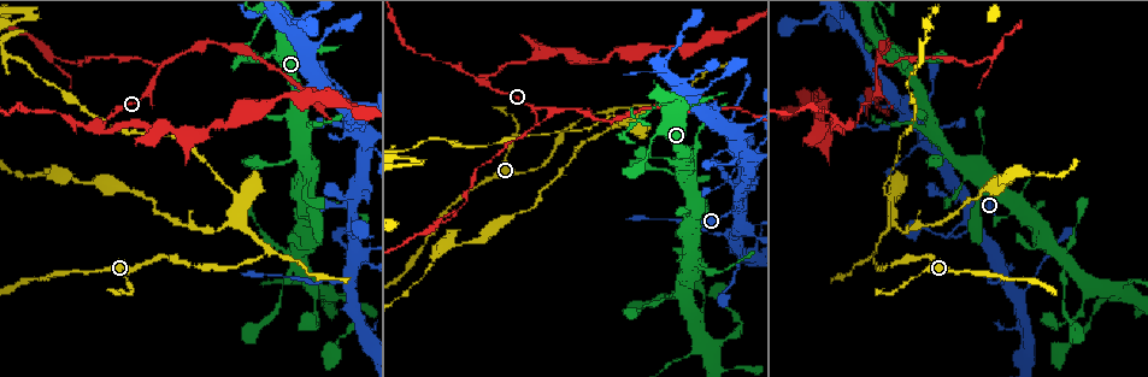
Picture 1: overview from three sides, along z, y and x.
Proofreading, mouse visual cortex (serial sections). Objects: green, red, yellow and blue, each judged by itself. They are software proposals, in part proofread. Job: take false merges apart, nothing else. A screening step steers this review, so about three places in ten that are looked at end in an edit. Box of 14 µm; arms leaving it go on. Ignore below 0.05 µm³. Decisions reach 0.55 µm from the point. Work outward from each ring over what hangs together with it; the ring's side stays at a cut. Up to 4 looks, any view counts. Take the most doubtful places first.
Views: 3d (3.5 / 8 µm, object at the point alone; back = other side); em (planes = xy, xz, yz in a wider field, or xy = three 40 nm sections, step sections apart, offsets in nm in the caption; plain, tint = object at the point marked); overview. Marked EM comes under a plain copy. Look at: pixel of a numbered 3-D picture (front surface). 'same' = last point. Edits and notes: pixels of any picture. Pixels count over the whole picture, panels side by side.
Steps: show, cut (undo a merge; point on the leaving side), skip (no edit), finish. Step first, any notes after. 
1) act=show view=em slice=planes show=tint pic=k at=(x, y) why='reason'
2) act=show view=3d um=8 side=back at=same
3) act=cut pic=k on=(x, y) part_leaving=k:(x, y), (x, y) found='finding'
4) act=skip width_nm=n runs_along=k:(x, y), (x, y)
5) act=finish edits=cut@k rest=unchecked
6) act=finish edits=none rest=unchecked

act=show view=3d um=3.5 pic=1 at=(874, 254) why='three-way junction'

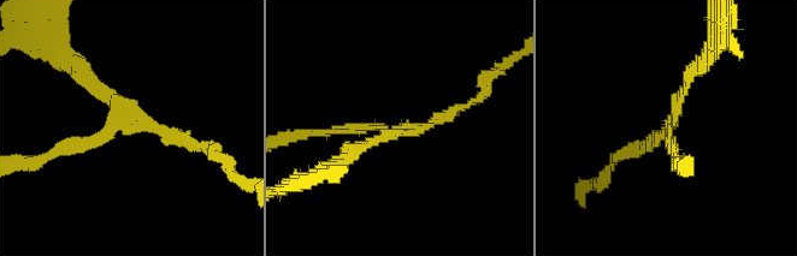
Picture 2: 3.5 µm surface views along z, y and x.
act=show view=em slice=xy step=1 show=tint pic=2 at=(674, 126) arms=3 arm_widths_nm=150,150,150 why='shape alone is not enough'

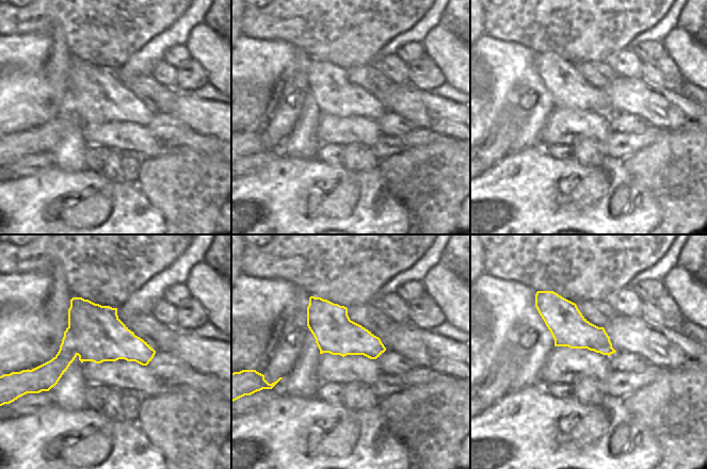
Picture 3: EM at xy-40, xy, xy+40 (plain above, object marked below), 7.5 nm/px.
act=cut pic=2 on=(84, 78) border=3:(68, 326), (76, 339), (77, 354) found='two cells meet here'

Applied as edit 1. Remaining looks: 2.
act=show view=3d um=3.5 pic=1 at=(483, 81) why='abrupt turn'

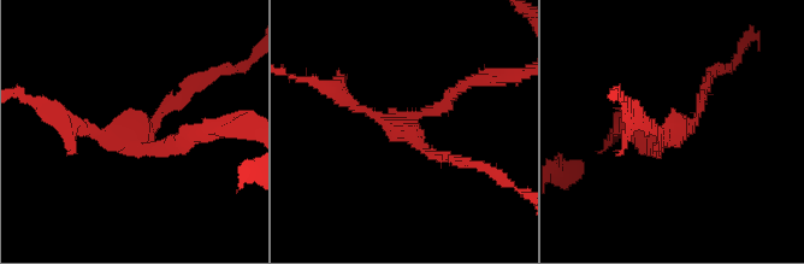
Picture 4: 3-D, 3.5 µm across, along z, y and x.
act=show view=em slice=xy step=3 show=tint pic=4 at=(402, 128) arms=3 arm_widths_nm=150,150,150 why='now the EM'

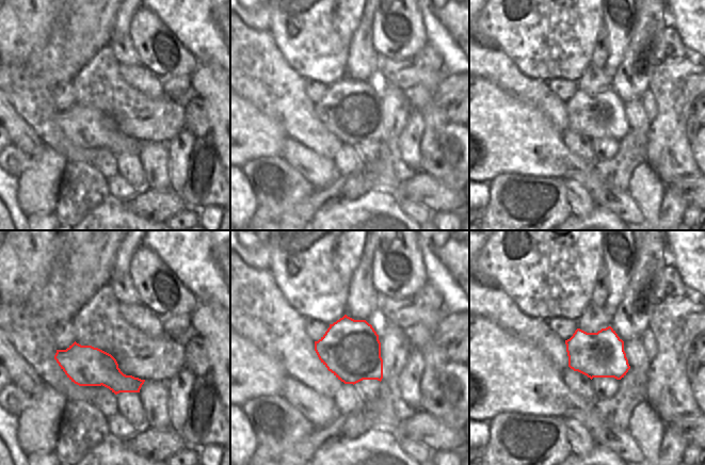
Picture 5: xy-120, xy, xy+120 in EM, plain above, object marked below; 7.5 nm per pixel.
act=cut pic=4 on=(449, 94) width_nm=460 part_leaving=4:(409, 115), (506, 75) found='two cells meet here'

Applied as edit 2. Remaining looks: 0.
act=finish edits=cut@2,cut@4 rest=unchecked

